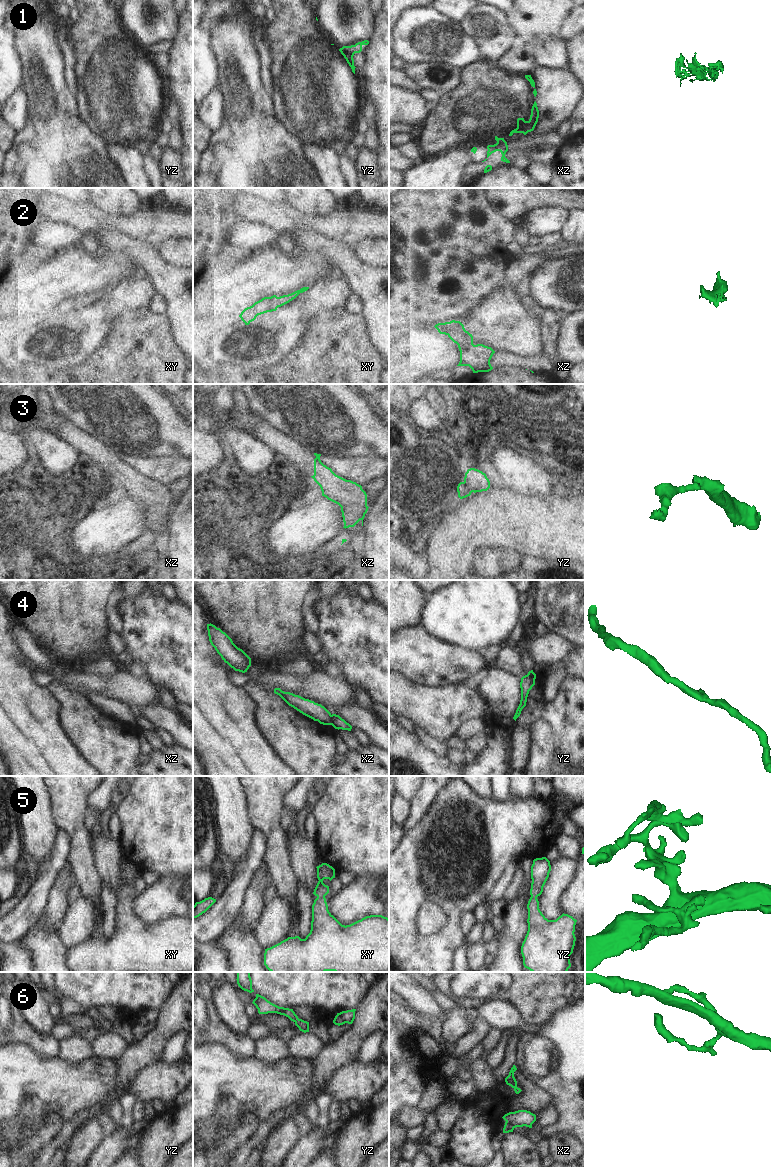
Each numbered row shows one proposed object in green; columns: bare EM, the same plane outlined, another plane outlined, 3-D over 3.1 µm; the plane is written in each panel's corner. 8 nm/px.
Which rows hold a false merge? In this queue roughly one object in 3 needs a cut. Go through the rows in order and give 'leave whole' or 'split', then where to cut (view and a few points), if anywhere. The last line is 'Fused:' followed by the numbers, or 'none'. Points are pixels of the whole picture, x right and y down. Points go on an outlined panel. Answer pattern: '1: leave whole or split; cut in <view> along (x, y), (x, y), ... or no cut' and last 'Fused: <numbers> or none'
1: split; cut in xz along (504, 140), (497, 142)
2: leave whole; no cut
3: split; cut in yz along (463, 482), (471, 492)
4: split; cut in xz along (330, 715), (332, 724)
5: leave whole; no cut
6: leave whole; no cut
Fused: 1, 3, 4

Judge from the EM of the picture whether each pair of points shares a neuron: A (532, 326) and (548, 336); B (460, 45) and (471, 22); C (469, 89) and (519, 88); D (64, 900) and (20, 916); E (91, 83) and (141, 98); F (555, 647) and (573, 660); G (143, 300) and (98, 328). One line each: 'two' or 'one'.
A: two
B: two
C: one
D: two
E: one
F: two
G: one

